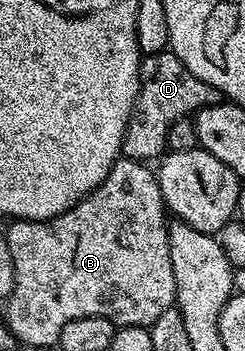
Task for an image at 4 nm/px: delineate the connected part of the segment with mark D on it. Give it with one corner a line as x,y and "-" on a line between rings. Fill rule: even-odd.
172,51
142,56
141,86
121,144
121,157
142,163
152,162
152,157
160,158
166,152
167,131
171,131
173,124
184,117
192,118
203,107
220,105
222,101
221,93
211,87
211,83
203,83
203,79
191,75

